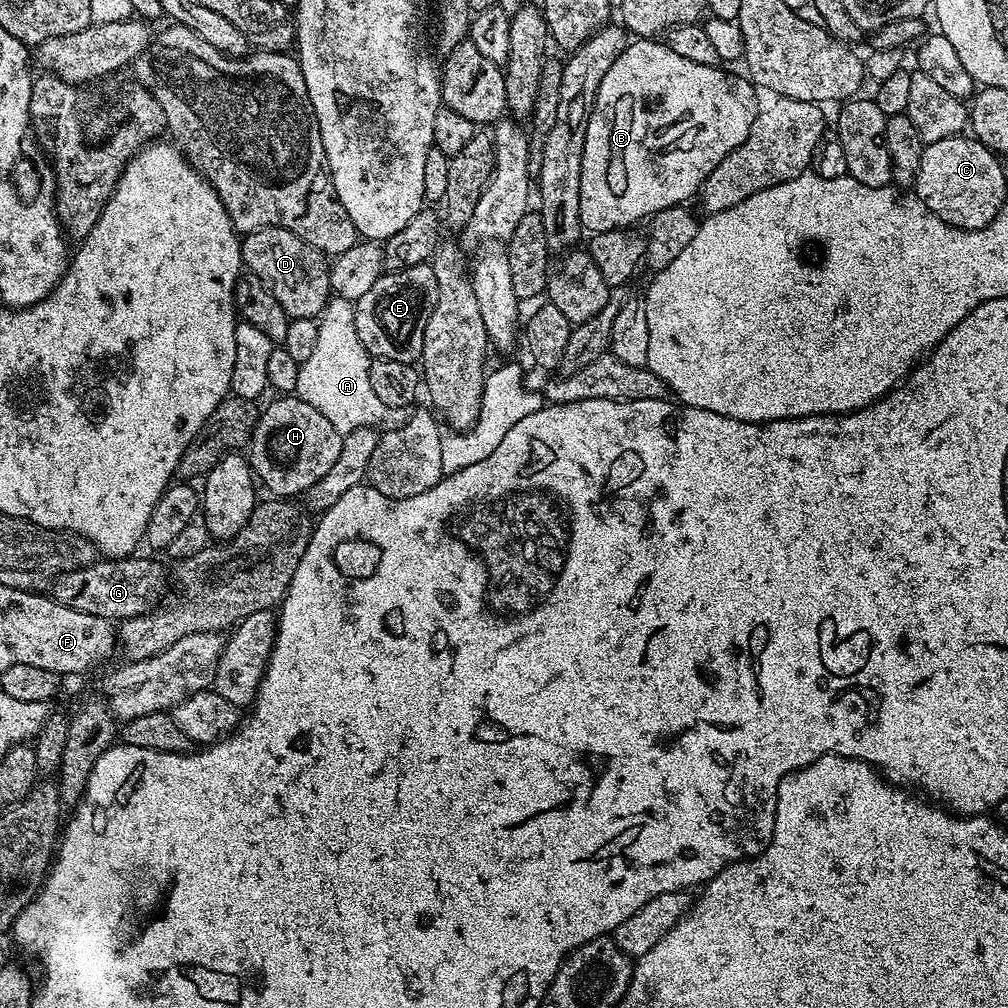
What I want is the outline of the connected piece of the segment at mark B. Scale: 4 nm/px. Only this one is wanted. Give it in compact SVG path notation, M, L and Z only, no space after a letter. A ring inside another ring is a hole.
M636 38L629 43L628 48L606 70L606 78L598 86L596 101L592 107L592 112L588 116L586 126L586 138L582 146L582 176L580 178L580 227L585 233L595 234L614 230L615 228L631 229L641 220L647 221L649 218L659 214L667 208L681 207L688 199L695 197L699 193L700 187L706 182L710 170L730 154L742 142L746 142L746 134L750 134L750 126L754 126L754 118L758 111L756 95L758 89L747 75L735 76L732 72L723 72L722 67L717 65L699 65L697 62L690 62L687 58L682 58L674 50L668 48L664 42L657 42L652 38Z

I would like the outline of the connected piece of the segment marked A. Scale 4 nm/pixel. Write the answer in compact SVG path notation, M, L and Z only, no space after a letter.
M329 299L318 317L318 343L310 358L300 365L295 391L302 402L314 406L314 410L318 410L318 414L322 414L322 418L326 418L326 422L341 434L359 428L376 428L384 423L387 425L390 416L386 402L381 402L370 386L372 360L358 338L354 326L355 313L353 301Z

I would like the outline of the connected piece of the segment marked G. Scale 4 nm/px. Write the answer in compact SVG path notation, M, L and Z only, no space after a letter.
M133 554L128 557L104 558L88 567L60 575L51 587L51 595L64 605L83 613L104 617L113 622L123 622L142 615L151 609L156 594L166 580L166 568L152 558Z

